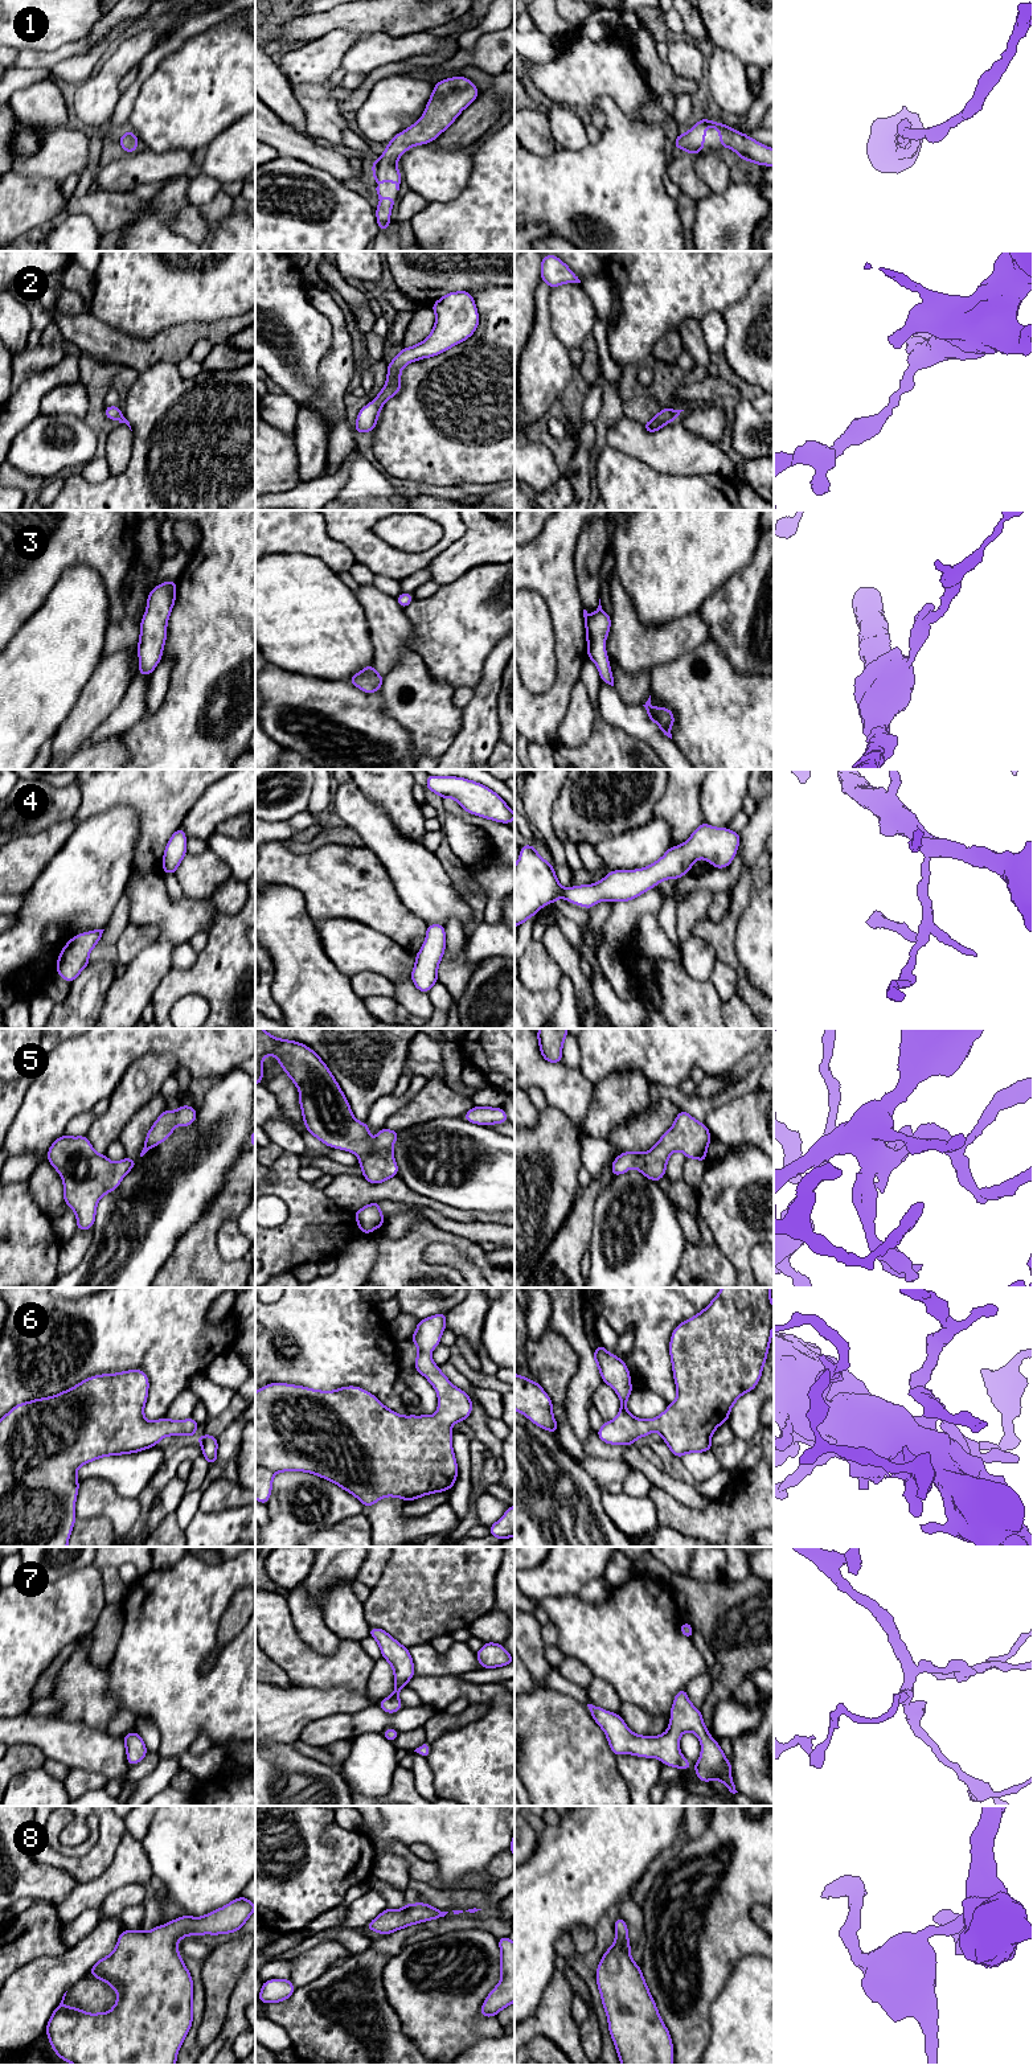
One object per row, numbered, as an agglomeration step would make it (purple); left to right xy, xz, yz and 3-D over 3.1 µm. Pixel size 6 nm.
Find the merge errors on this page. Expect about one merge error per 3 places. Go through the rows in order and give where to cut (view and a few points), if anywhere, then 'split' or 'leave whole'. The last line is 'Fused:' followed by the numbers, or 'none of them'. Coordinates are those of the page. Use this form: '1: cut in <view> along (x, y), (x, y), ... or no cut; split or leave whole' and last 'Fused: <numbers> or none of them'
1: no cut; leave whole
2: no cut; leave whole
3: no cut; leave whole
4: no cut; leave whole
5: no cut; leave whole
6: no cut; leave whole
7: no cut; leave whole
8: no cut; leave whole
Fused: none of them

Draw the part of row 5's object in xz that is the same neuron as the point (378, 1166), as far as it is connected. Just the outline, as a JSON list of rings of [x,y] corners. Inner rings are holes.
[[[255,1029],[255,1084],[262,1084],[262,1060],[274,1055],[283,1071],[299,1088],[299,1105],[307,1132],[329,1148],[358,1157],[362,1177],[372,1185],[398,1175],[393,1145],[397,1130],[385,1126],[373,1142],[366,1122],[354,1118],[349,1103],[327,1064],[308,1046],[278,1039]]]

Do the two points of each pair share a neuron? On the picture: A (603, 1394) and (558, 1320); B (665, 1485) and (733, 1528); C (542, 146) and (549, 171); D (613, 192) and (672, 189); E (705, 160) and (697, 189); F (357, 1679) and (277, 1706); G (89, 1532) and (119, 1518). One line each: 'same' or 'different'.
A: different
B: different
C: different
D: different
E: different
F: different
G: different

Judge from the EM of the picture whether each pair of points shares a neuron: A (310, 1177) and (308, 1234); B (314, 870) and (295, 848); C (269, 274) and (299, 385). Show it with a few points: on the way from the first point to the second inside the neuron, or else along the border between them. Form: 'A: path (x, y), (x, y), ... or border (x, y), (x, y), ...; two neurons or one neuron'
A: border (300, 1166), (299, 1175), (312, 1183); two neurons
B: border (328, 842), (308, 853), (292, 853), (287, 848); two neurons
C: path (281, 302), (294, 327), (294, 357); one neuron

